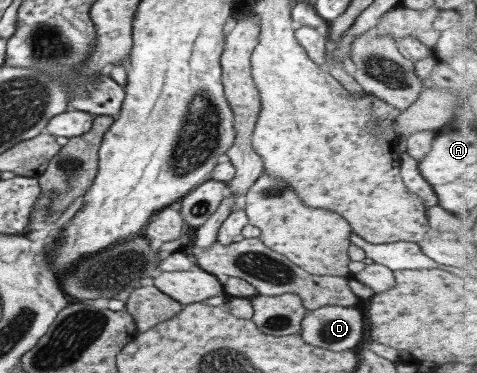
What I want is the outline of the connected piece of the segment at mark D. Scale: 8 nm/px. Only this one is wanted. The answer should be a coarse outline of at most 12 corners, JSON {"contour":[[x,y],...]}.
{"contour":[[325,305],[302,321],[305,343],[333,352],[363,340],[360,307]]}

